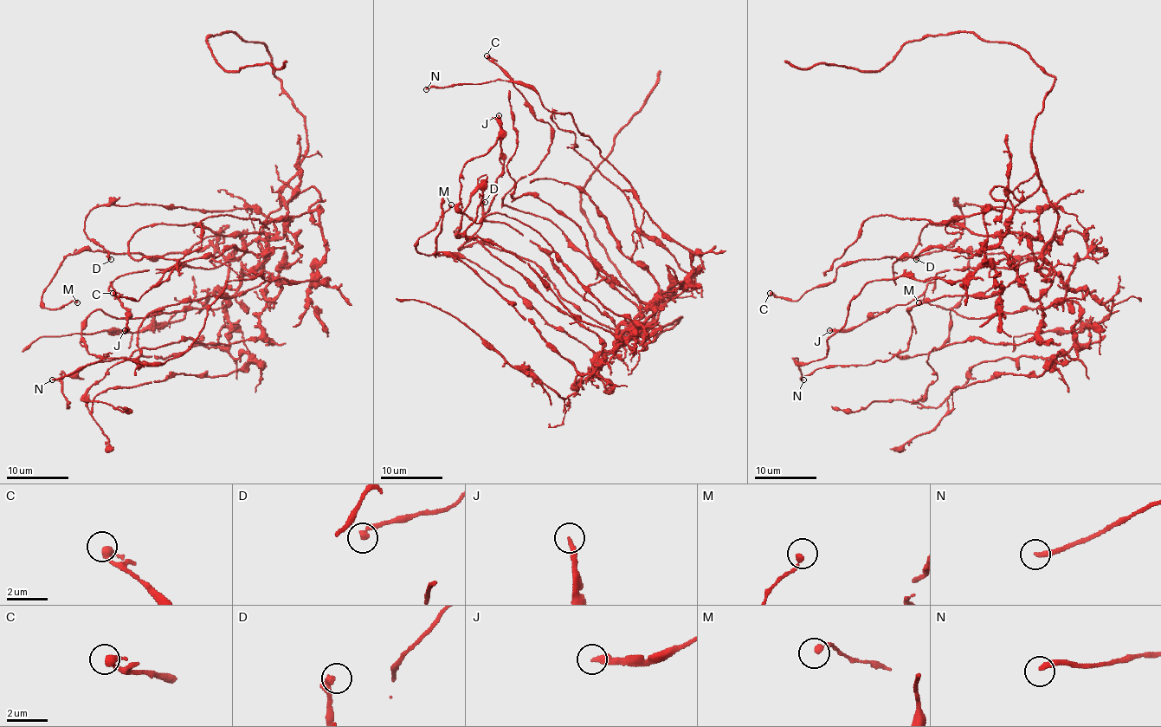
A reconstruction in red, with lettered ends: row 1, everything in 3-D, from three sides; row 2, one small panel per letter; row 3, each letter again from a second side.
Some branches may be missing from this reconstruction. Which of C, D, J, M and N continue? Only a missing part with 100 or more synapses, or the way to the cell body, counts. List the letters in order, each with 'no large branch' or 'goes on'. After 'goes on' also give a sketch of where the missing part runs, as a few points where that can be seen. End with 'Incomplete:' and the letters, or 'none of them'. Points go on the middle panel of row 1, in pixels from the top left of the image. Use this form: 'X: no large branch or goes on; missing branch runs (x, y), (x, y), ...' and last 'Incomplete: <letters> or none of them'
C: no large branch
D: no large branch
J: no large branch
M: no large branch
N: no large branch
Incomplete: none of them

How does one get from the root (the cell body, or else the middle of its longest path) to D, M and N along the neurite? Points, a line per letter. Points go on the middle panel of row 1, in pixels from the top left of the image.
D: (662, 299), (651, 325), (614, 331), (566, 301), (532, 262), (480, 242), (459, 249), (480, 226), (485, 202)
M: (662, 299), (659, 315), (619, 334), (592, 373), (585, 345), (495, 277), (463, 257), (417, 251), (451, 204)
N: (662, 299), (693, 277), (691, 289), (700, 271), (570, 113), (505, 80), (426, 89)

